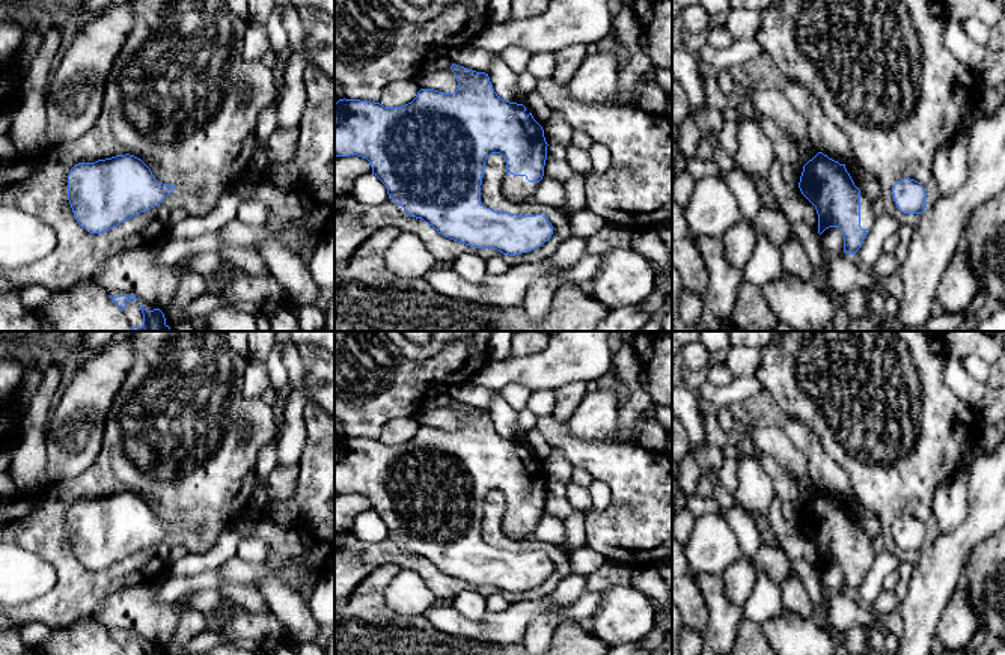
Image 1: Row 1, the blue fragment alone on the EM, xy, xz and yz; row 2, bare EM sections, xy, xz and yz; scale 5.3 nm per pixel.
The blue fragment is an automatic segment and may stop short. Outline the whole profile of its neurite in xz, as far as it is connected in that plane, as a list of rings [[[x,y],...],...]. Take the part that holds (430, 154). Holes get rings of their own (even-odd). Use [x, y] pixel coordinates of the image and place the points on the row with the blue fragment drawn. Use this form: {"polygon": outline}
{"polygon": [[[460,65],[451,66],[458,89],[444,93],[434,89],[420,89],[416,98],[402,107],[384,107],[380,102],[360,99],[339,99],[334,104],[334,157],[357,155],[366,158],[372,173],[386,185],[389,199],[404,208],[410,217],[422,218],[443,236],[475,248],[494,248],[515,256],[541,247],[553,235],[553,226],[542,214],[517,215],[493,211],[481,202],[481,185],[485,161],[491,154],[500,154],[506,161],[502,196],[521,202],[533,196],[544,176],[547,142],[542,126],[532,113],[524,114],[523,104],[502,99],[493,89],[488,74],[476,72]]]}

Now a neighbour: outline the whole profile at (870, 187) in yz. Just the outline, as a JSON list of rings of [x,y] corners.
[[[845,164],[847,172],[850,173],[854,185],[860,193],[874,205],[880,197],[881,187],[877,178],[860,178],[848,164]]]

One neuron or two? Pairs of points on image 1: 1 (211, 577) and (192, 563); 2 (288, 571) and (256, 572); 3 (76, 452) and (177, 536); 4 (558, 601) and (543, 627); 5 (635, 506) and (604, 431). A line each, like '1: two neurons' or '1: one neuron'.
1: two neurons
2: one neuron
3: two neurons
4: one neuron
5: two neurons

